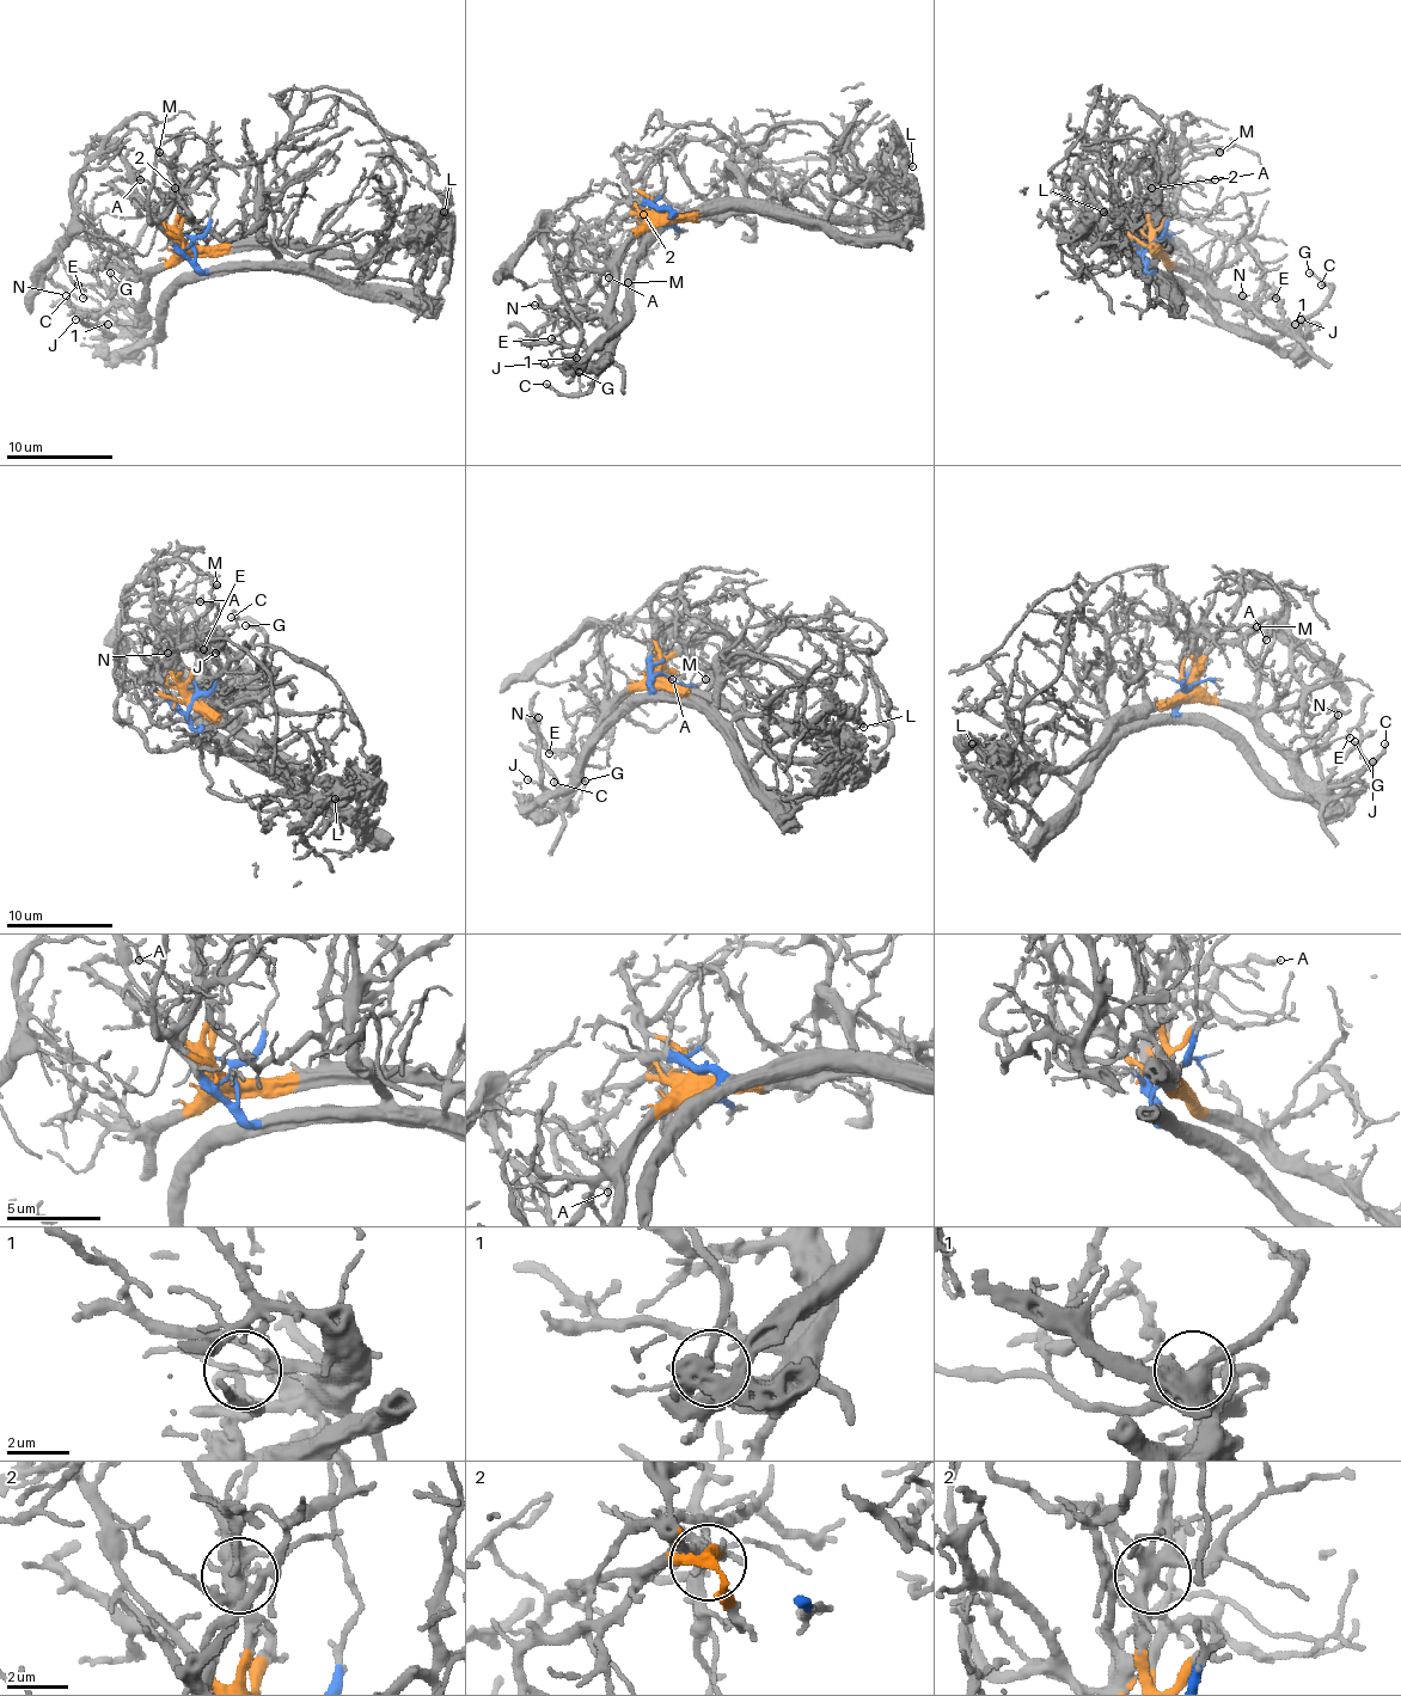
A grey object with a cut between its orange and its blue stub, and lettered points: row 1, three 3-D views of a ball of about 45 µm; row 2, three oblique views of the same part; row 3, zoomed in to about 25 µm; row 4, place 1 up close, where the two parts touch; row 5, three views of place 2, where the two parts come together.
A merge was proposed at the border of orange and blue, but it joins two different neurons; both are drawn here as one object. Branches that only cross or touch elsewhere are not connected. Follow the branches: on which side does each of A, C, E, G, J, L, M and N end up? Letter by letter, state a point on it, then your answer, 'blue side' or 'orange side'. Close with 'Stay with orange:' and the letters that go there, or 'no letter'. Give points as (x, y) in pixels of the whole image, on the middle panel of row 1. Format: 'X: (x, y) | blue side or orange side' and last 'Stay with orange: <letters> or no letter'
A: (609, 277) | orange side
C: (546, 384) | orange side
E: (551, 338) | orange side
G: (579, 372) | orange side
J: (544, 363) | orange side
L: (912, 166) | orange side
M: (628, 282) | orange side
N: (534, 305) | orange side
Stay with orange: A, C, E, G, J, L, M, N

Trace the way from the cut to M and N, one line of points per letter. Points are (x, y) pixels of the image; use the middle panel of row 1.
M: (660, 214), (647, 212), (641, 220), (643, 255), (628, 283)
N: (660, 214), (625, 251), (615, 270), (615, 297), (601, 310), (562, 316), (534, 305)

